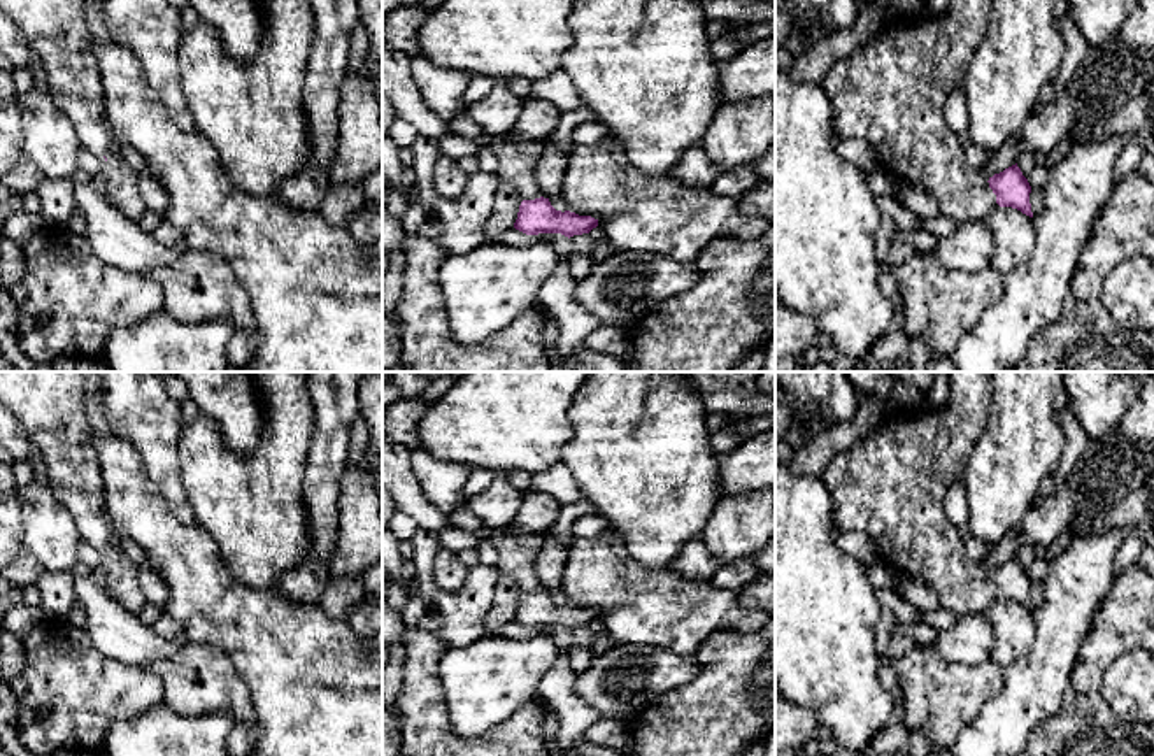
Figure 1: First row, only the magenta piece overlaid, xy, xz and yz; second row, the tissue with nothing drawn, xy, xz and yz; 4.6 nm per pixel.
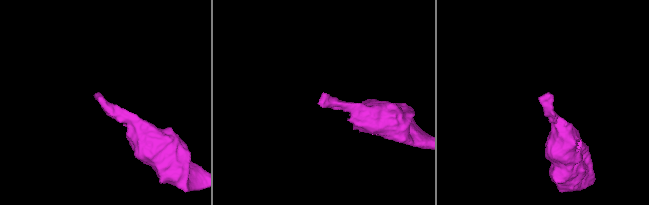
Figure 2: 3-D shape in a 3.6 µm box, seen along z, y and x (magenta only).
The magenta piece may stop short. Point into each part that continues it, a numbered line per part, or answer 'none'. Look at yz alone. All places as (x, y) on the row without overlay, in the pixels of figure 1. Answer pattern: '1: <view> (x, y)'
1: yz (891, 484)

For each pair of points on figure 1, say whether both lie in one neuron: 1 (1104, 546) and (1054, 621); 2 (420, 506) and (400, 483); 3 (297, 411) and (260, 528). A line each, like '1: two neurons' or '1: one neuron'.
1: one neuron
2: one neuron
3: one neuron

